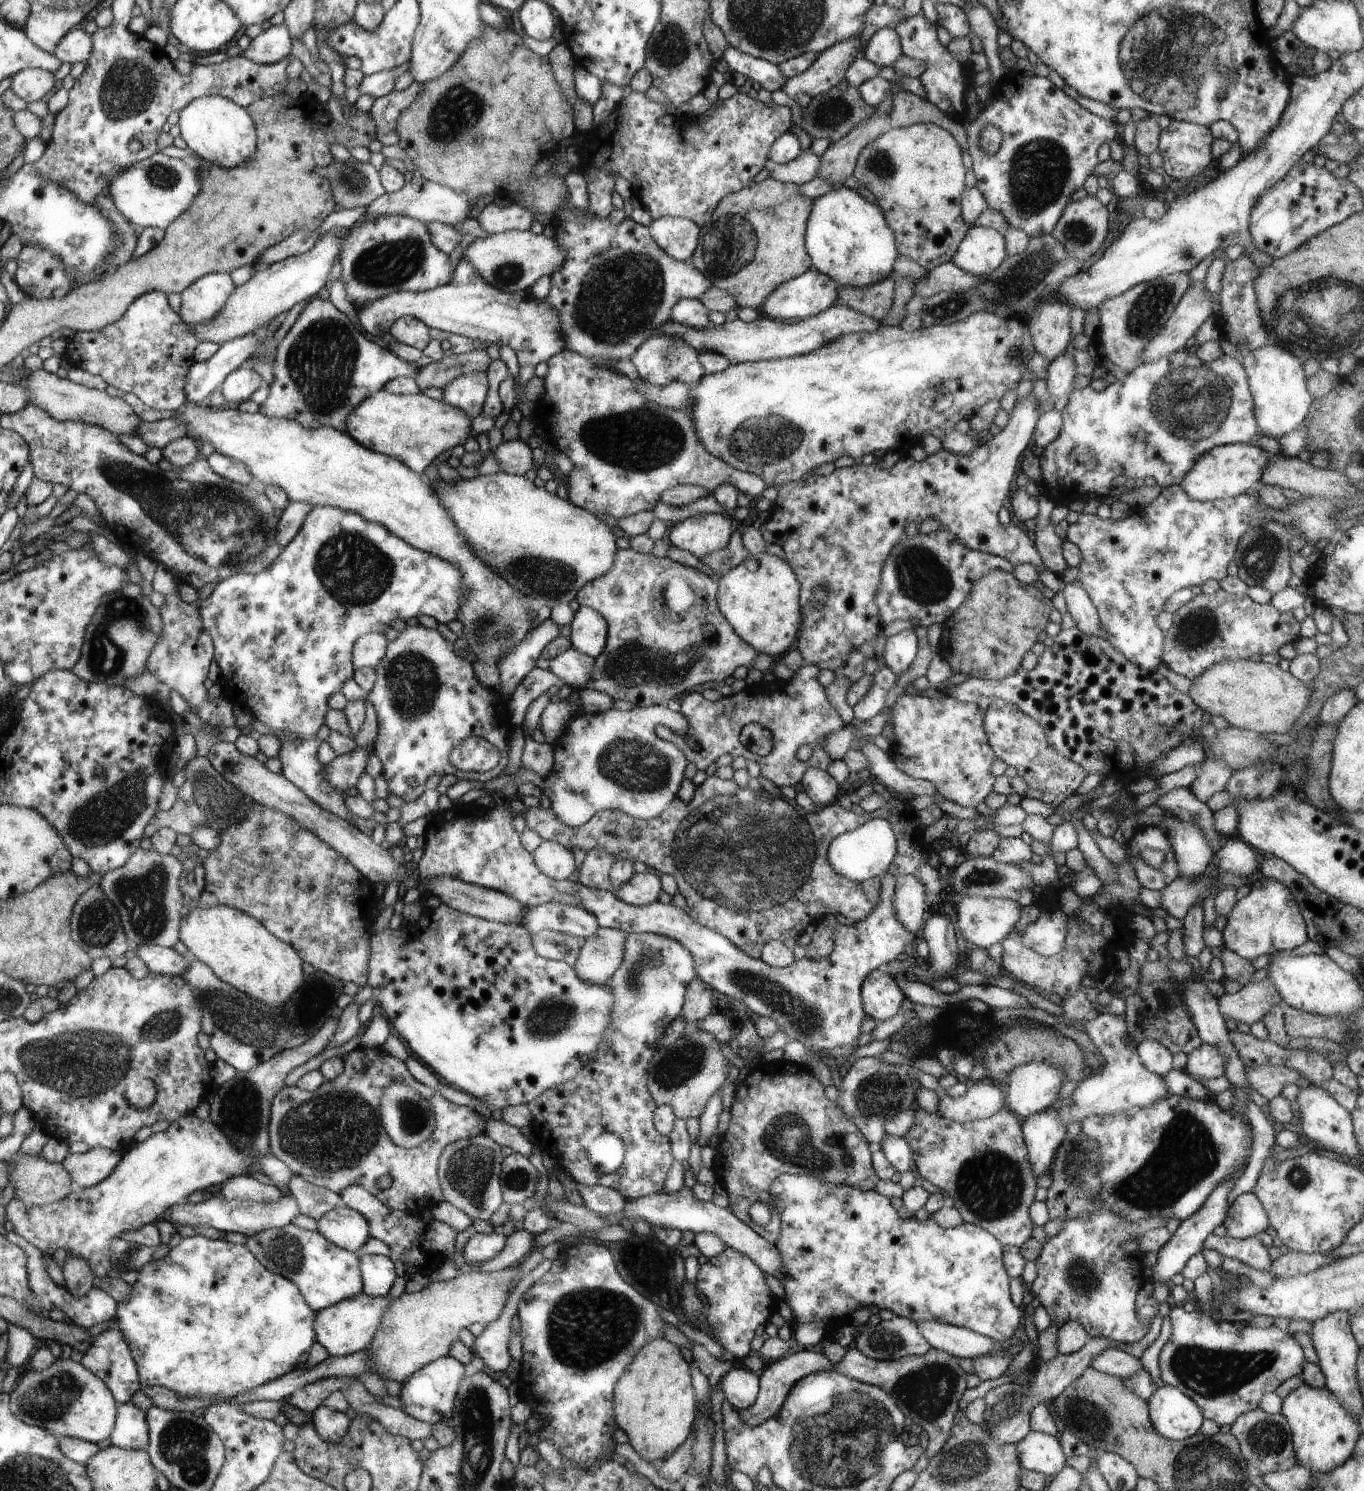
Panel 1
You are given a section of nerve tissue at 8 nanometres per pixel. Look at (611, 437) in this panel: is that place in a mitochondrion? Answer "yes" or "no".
yes

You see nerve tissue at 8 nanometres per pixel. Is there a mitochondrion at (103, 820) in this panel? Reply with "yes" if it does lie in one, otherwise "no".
yes

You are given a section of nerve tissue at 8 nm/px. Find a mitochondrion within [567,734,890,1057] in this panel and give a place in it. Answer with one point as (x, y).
(744, 852)

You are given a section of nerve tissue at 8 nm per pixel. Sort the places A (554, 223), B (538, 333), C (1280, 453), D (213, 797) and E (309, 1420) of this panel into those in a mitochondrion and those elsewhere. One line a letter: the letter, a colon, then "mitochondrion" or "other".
A: other
B: other
C: other
D: mitochondrion
E: other

